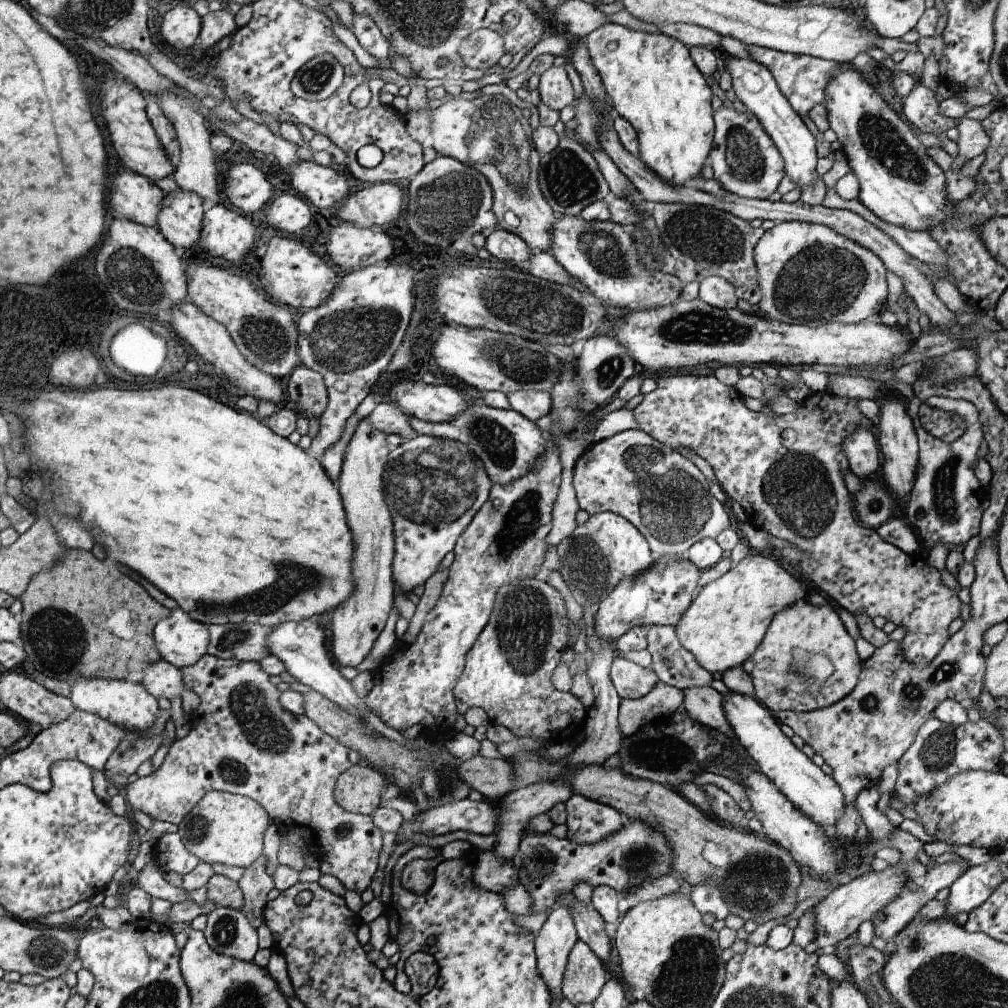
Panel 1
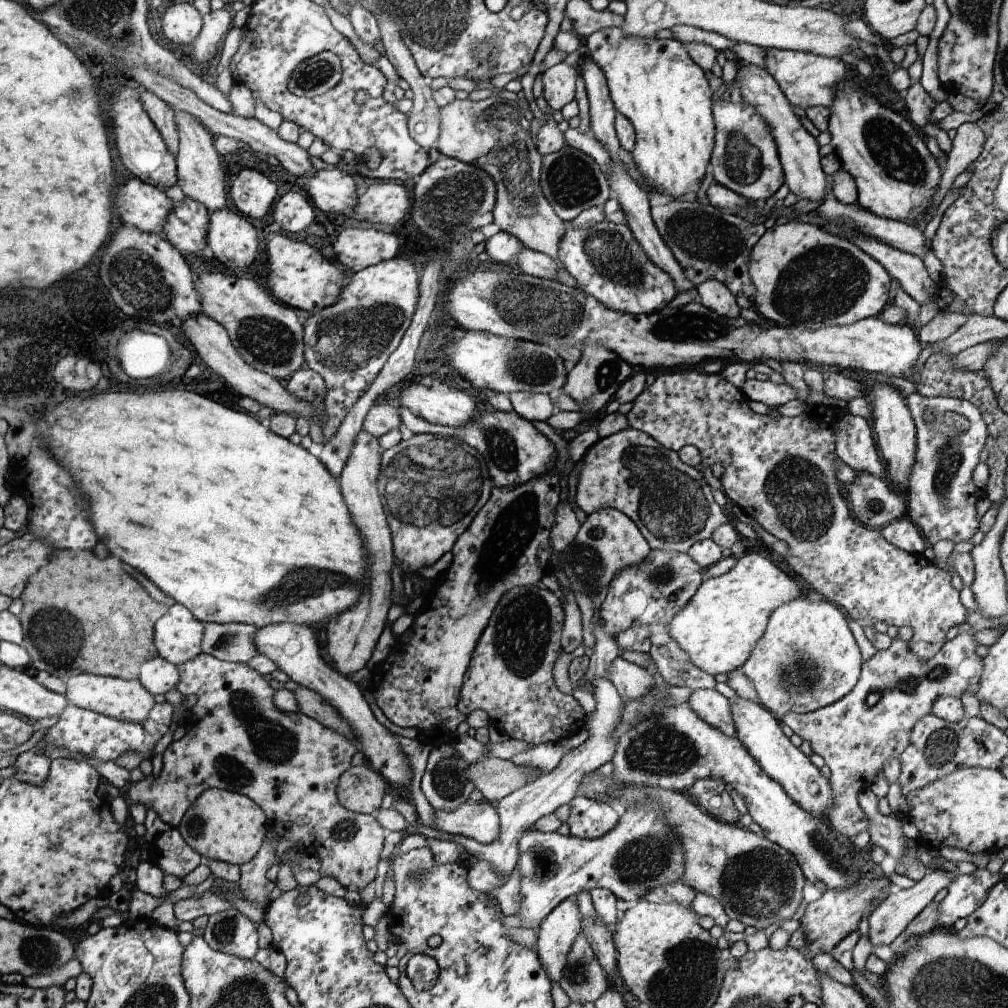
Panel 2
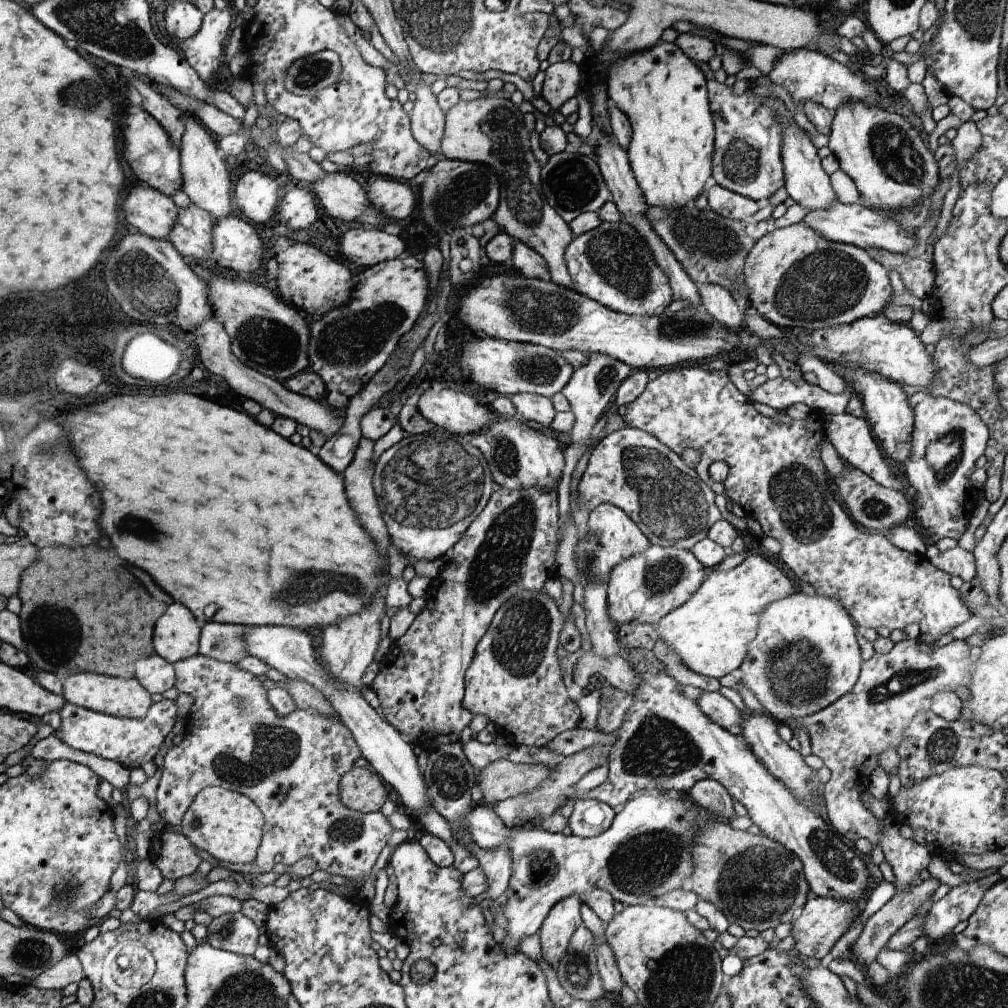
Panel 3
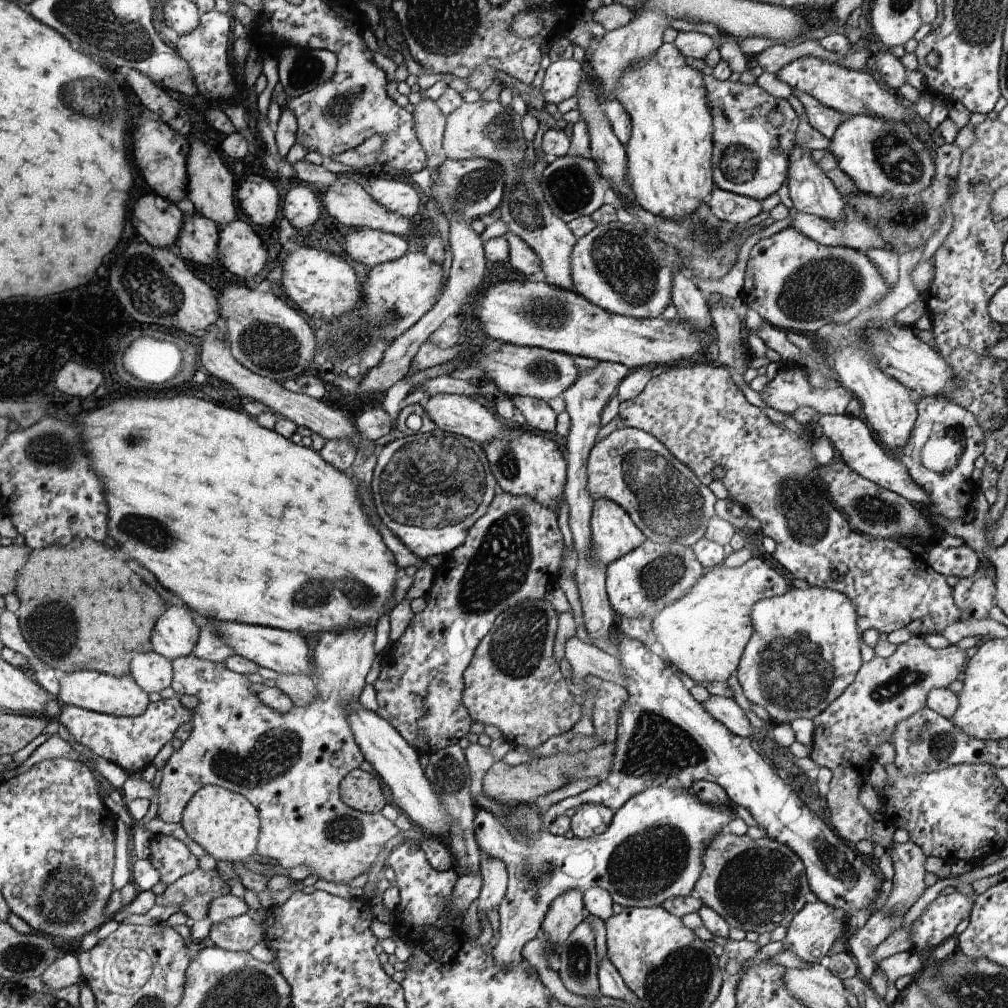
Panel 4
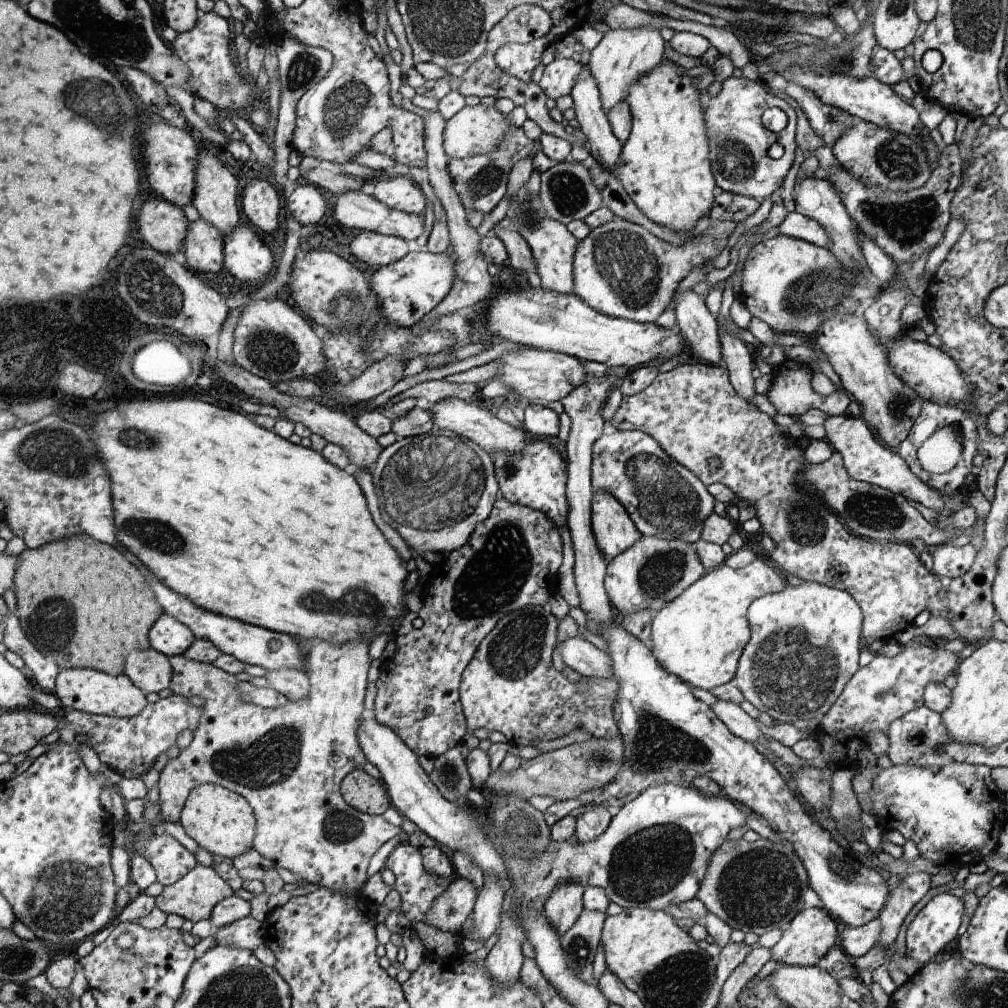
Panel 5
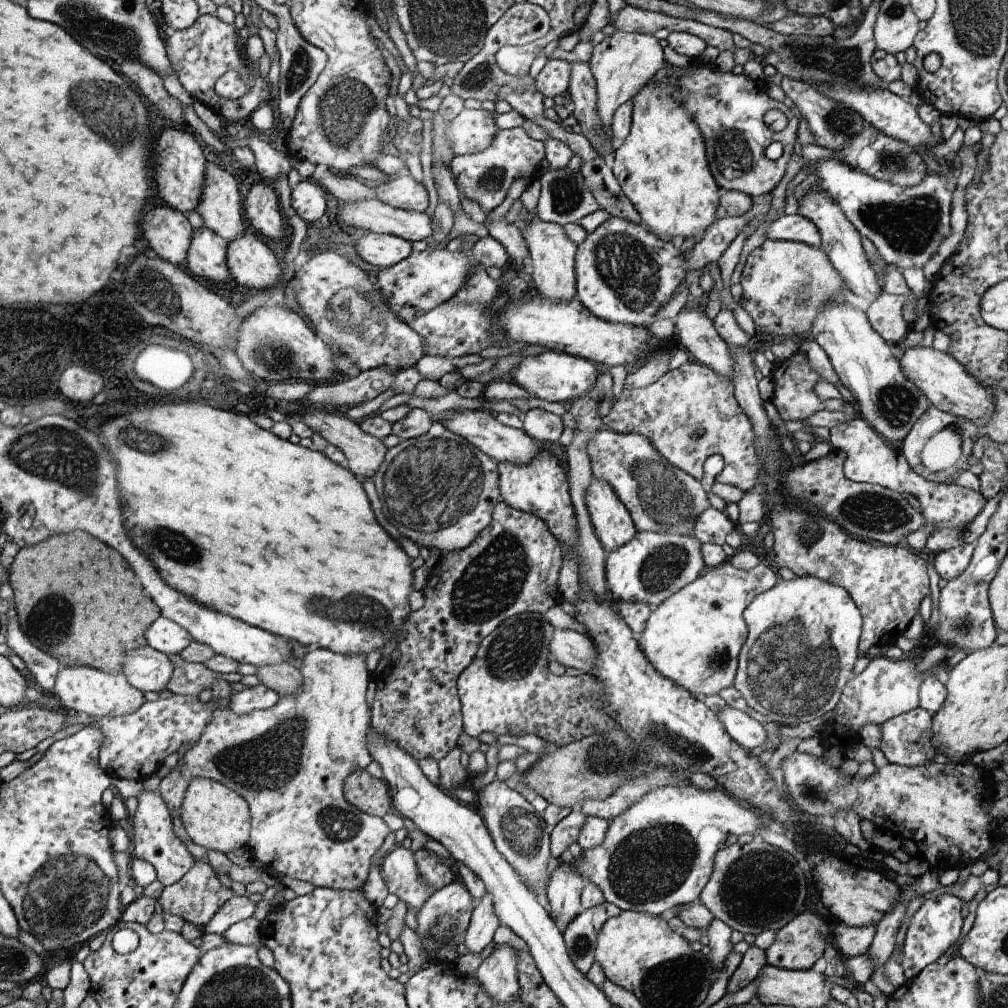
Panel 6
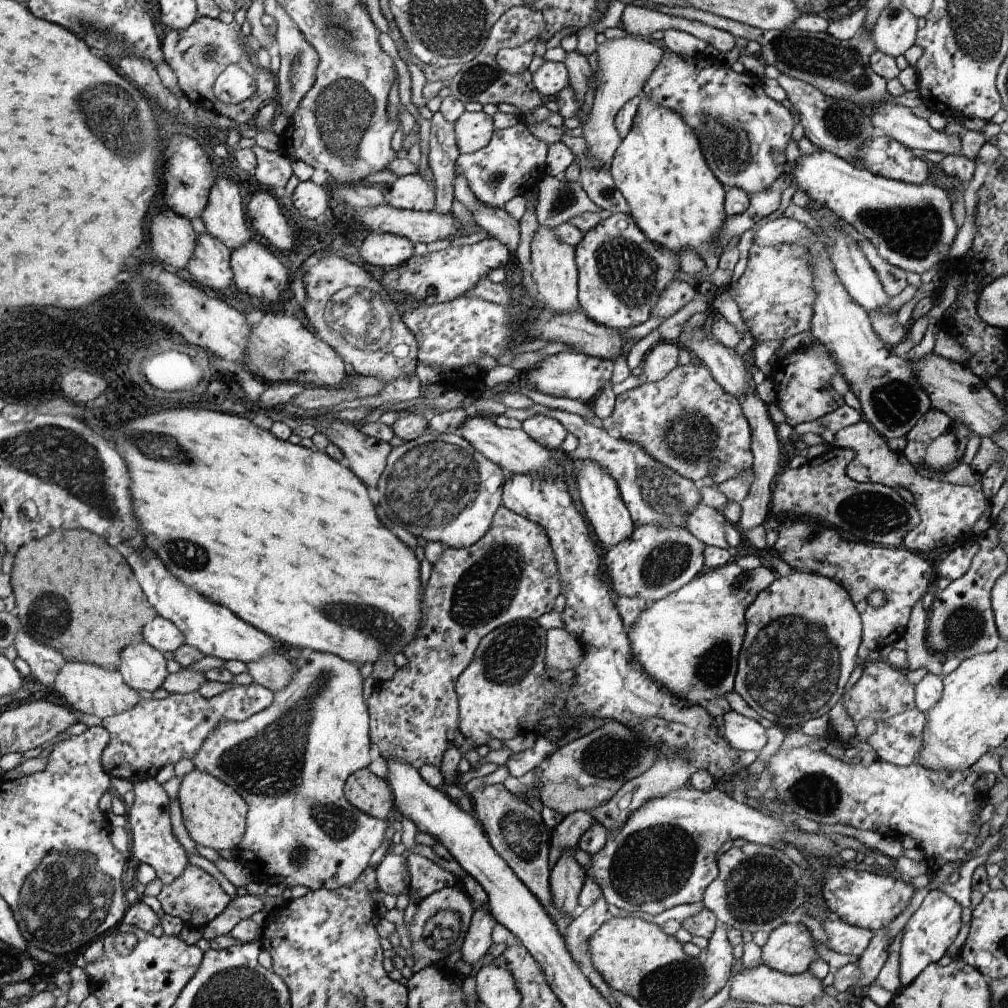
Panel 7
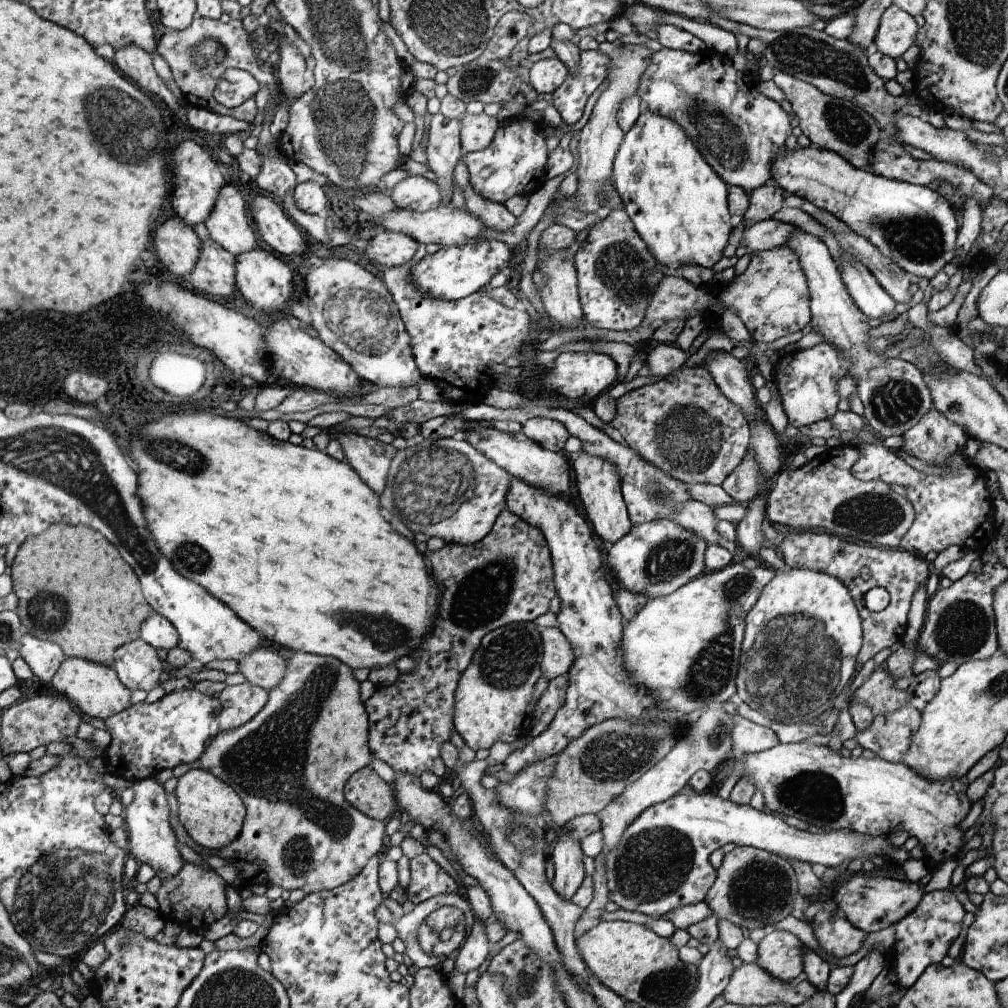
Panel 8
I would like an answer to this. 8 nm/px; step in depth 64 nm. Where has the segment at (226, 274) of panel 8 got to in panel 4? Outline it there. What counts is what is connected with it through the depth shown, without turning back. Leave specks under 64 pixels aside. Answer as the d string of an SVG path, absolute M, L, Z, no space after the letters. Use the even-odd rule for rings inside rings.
M198 211L190 216L184 215L184 226L175 250L183 259L187 258L194 264L214 266L213 262L218 262L219 230L213 219Z

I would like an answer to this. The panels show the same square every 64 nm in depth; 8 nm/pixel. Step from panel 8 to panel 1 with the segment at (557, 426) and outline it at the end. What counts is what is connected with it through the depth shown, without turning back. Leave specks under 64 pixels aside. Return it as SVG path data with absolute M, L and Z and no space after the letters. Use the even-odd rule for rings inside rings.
M514 391L508 393L510 408L526 415L532 422L537 422L548 415L554 405L552 395L548 391Z

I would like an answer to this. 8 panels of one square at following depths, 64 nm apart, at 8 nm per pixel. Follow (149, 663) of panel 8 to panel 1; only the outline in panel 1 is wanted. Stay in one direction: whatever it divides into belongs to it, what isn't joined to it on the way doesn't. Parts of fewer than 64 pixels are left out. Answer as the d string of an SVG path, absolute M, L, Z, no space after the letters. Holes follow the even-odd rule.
M162 661L155 662L145 672L141 682L158 700L166 698L172 700L174 696L180 696L185 689L184 676L181 669L172 663Z

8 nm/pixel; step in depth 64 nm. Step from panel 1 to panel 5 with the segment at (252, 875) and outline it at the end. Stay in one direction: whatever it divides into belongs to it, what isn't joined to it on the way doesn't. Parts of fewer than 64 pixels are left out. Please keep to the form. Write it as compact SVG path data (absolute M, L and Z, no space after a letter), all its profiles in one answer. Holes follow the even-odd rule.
M366 640L346 641L341 645L334 642L320 641L315 643L311 648L311 652L307 654L307 659L303 670L309 675L309 695L304 700L298 702L288 701L283 707L278 708L262 708L258 705L253 705L242 700L242 694L238 690L238 681L235 675L222 670L214 663L203 663L189 659L186 655L172 657L173 661L173 678L172 684L169 688L173 691L174 695L184 695L185 697L191 695L200 695L204 697L204 716L200 720L200 724L193 732L193 739L189 746L184 748L181 753L175 758L167 760L167 764L161 770L159 775L159 801L158 804L161 808L161 818L168 822L178 822L181 817L181 812L185 807L185 802L190 796L193 789L204 783L212 783L213 785L220 785L224 788L242 795L247 798L250 806L256 812L257 817L257 834L253 840L253 848L256 849L264 858L273 860L278 868L289 877L295 874L300 874L302 880L307 880L308 883L316 883L321 887L326 887L332 891L340 891L340 888L354 888L360 890L364 886L366 880L366 868L370 858L376 854L376 850L388 842L390 838L394 838L398 832L402 831L400 827L392 826L390 822L386 821L383 815L369 815L363 811L356 810L351 807L349 803L343 798L341 793L341 782L345 780L345 776L352 773L353 770L362 769L368 762L365 751L359 740L360 732L360 718L364 712L364 694L366 694L366 676L370 670L370 656L368 656L368 643Z

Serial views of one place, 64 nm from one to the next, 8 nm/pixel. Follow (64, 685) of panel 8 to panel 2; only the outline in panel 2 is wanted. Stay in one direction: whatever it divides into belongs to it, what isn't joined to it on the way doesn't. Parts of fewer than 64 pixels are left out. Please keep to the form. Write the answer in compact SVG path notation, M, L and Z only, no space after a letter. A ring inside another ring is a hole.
M72 675L67 680L67 694L70 704L97 712L127 723L143 723L157 705L154 695L138 679L103 677L102 675Z

